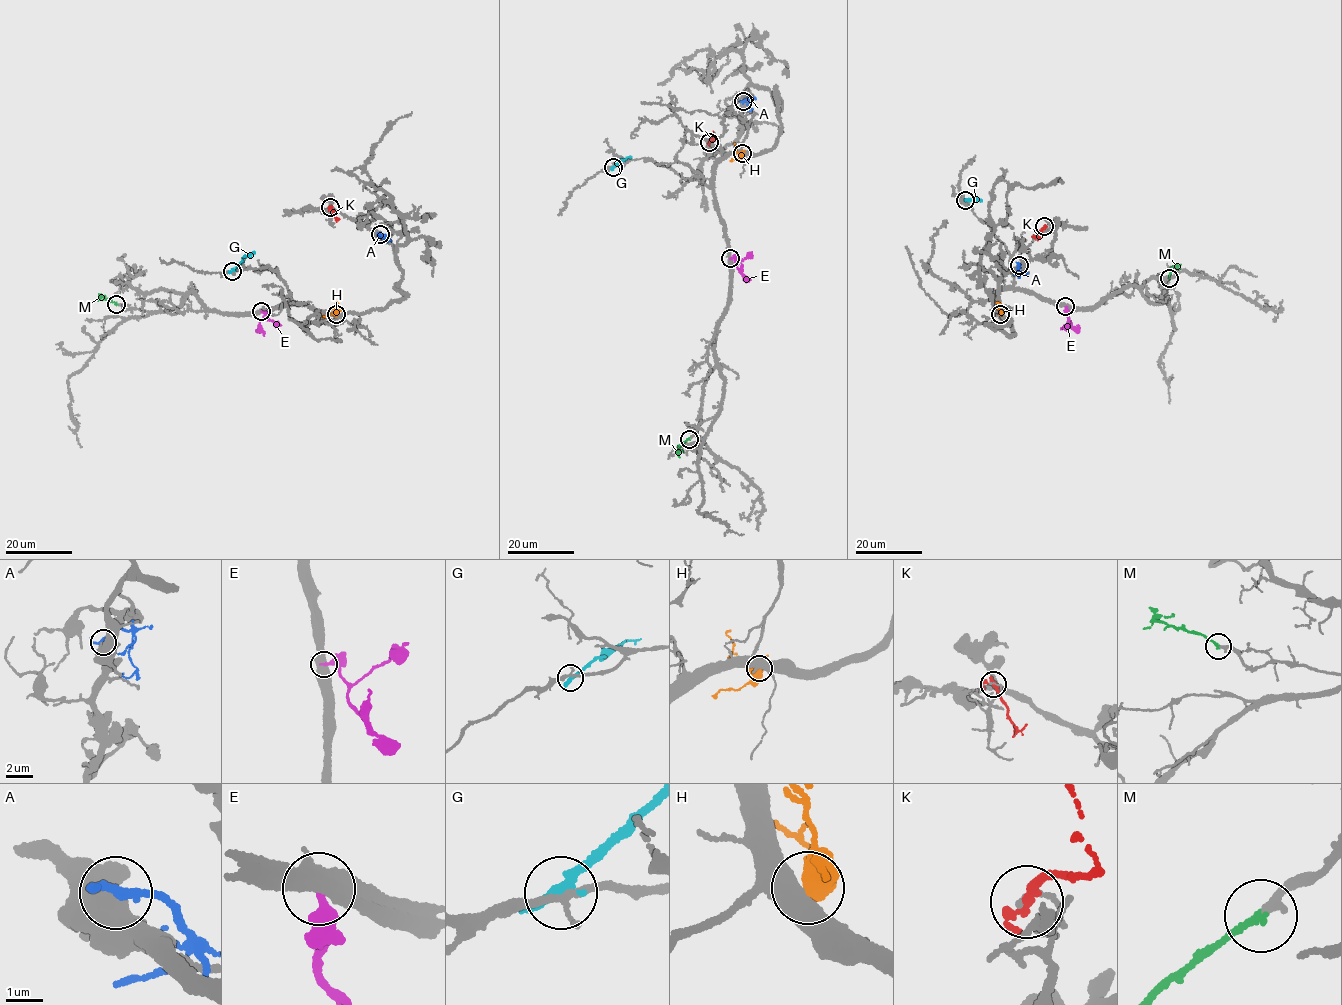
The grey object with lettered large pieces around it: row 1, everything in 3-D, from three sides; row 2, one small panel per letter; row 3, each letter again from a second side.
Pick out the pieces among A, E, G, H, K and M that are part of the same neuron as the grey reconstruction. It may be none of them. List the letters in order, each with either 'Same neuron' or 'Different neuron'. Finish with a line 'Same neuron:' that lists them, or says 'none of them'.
A: Different neuron
E: Different neuron
G: Different neuron
H: Different neuron
K: Different neuron
M: Same neuron
Same neuron: M

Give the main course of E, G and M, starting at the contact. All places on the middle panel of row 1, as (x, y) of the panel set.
E: (730, 258), (735, 260), (741, 274), (749, 280)
G: (613, 167), (631, 157)
M: (689, 439), (677, 450), (684, 452)

